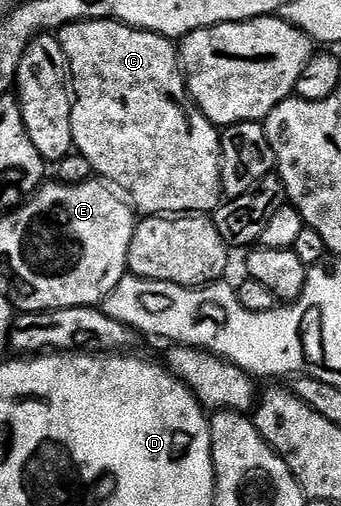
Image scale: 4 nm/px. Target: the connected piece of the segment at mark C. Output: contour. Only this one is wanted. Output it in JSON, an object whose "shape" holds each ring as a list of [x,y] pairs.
{"shape":[[[112,18],[107,20],[78,20],[76,24],[68,24],[60,28],[56,33],[56,38],[63,46],[67,76],[71,81],[71,99],[73,101],[71,106],[71,134],[73,135],[73,146],[80,156],[87,158],[87,162],[91,162],[94,173],[102,181],[112,185],[118,193],[126,192],[126,194],[121,194],[127,197],[128,203],[138,213],[145,216],[212,213],[223,200],[220,176],[222,133],[219,131],[218,125],[208,120],[197,109],[197,105],[193,103],[193,97],[190,96],[189,90],[185,86],[185,73],[181,71],[178,45],[168,36],[160,36],[158,32],[145,32],[141,28],[132,28],[130,24],[122,24],[120,20]]]}

